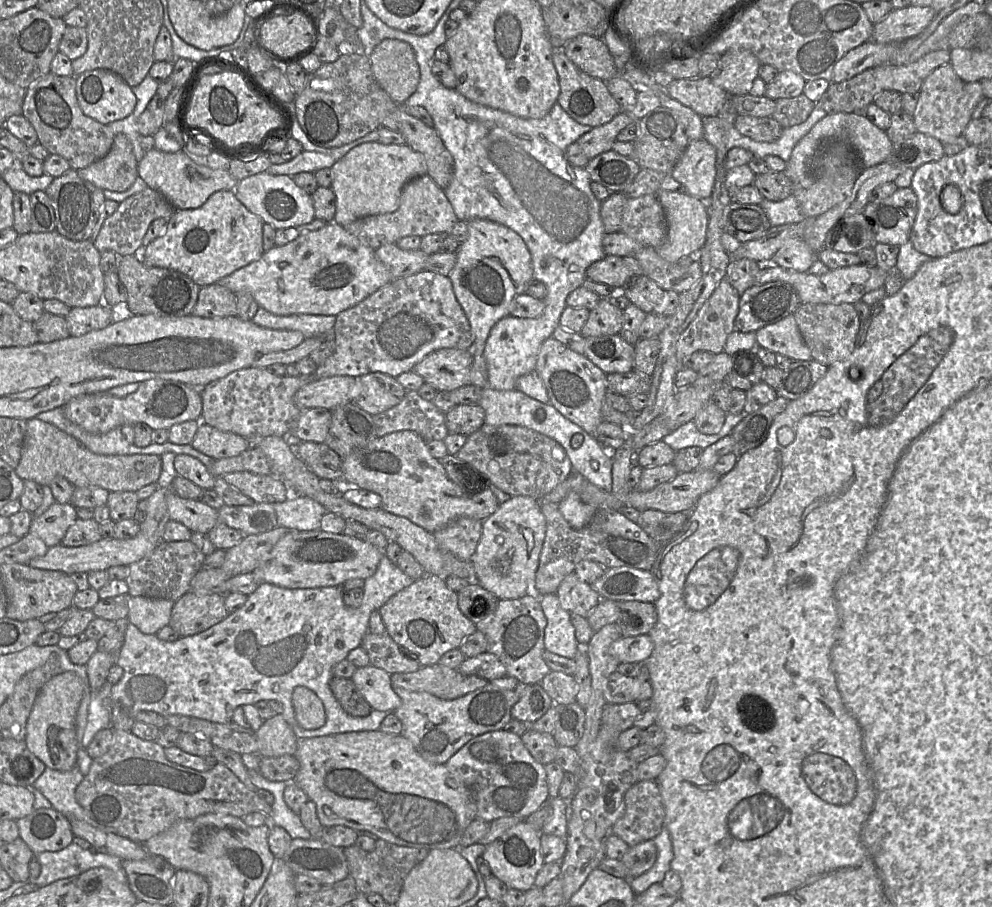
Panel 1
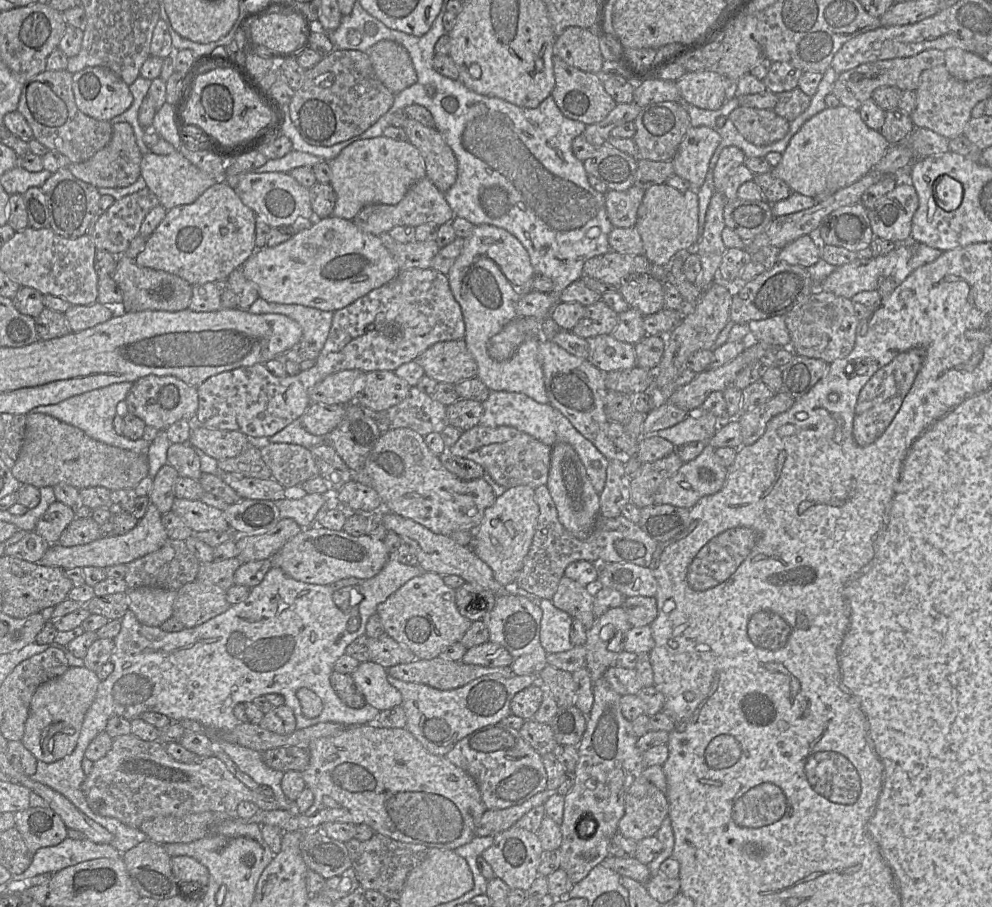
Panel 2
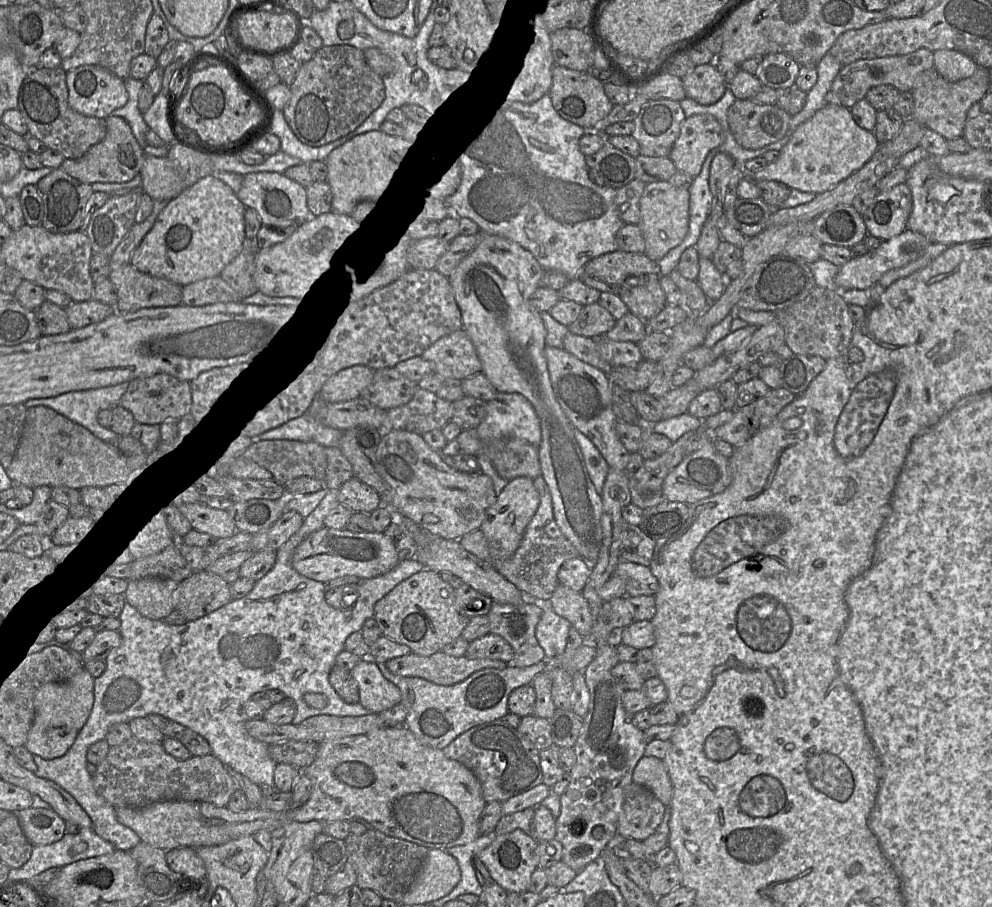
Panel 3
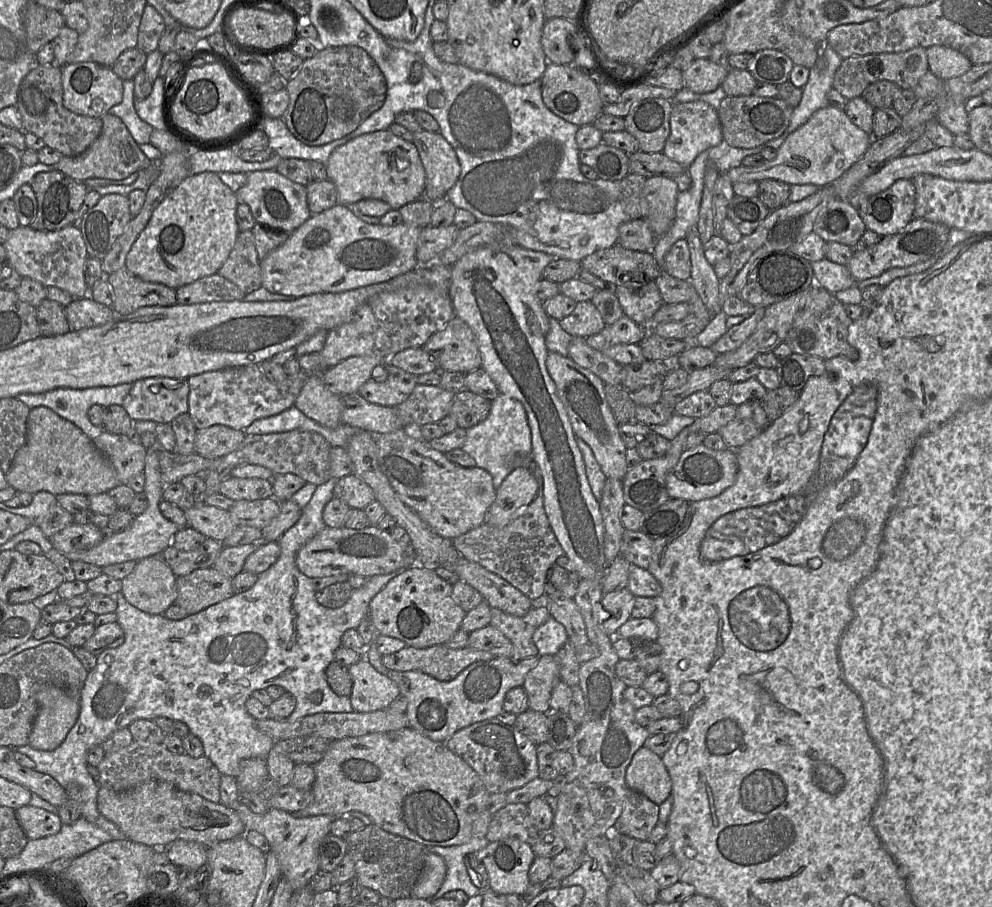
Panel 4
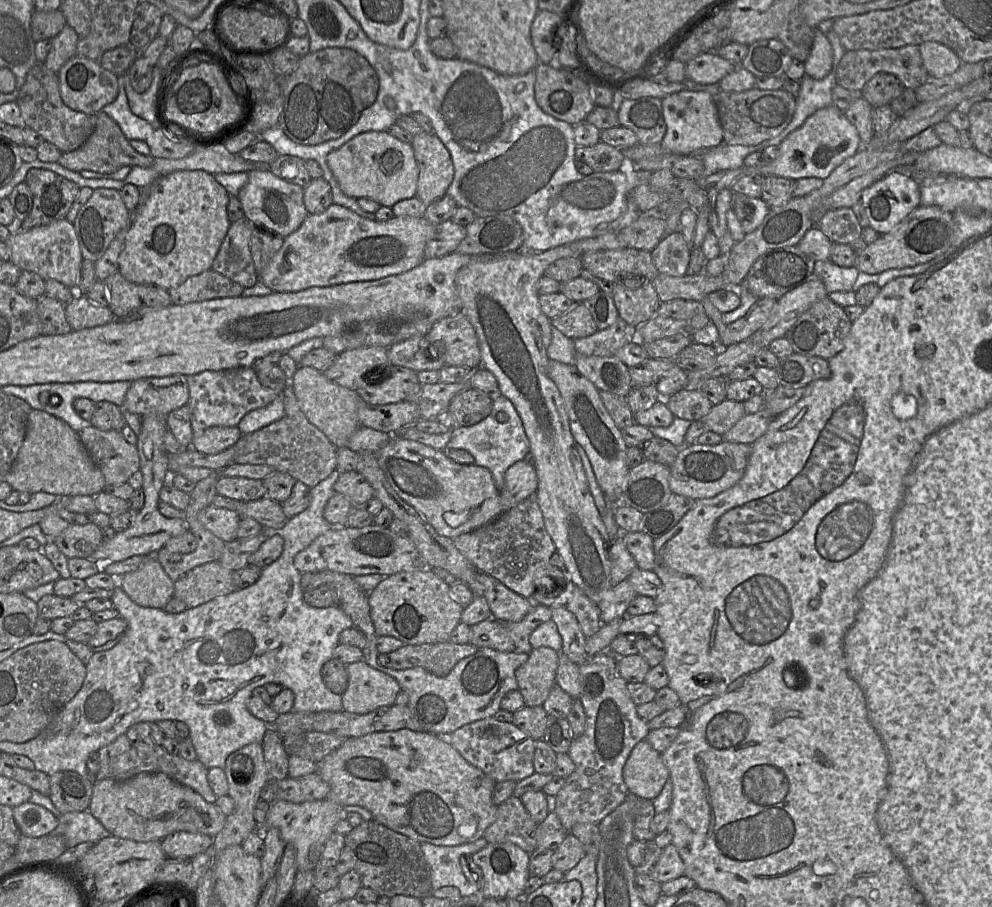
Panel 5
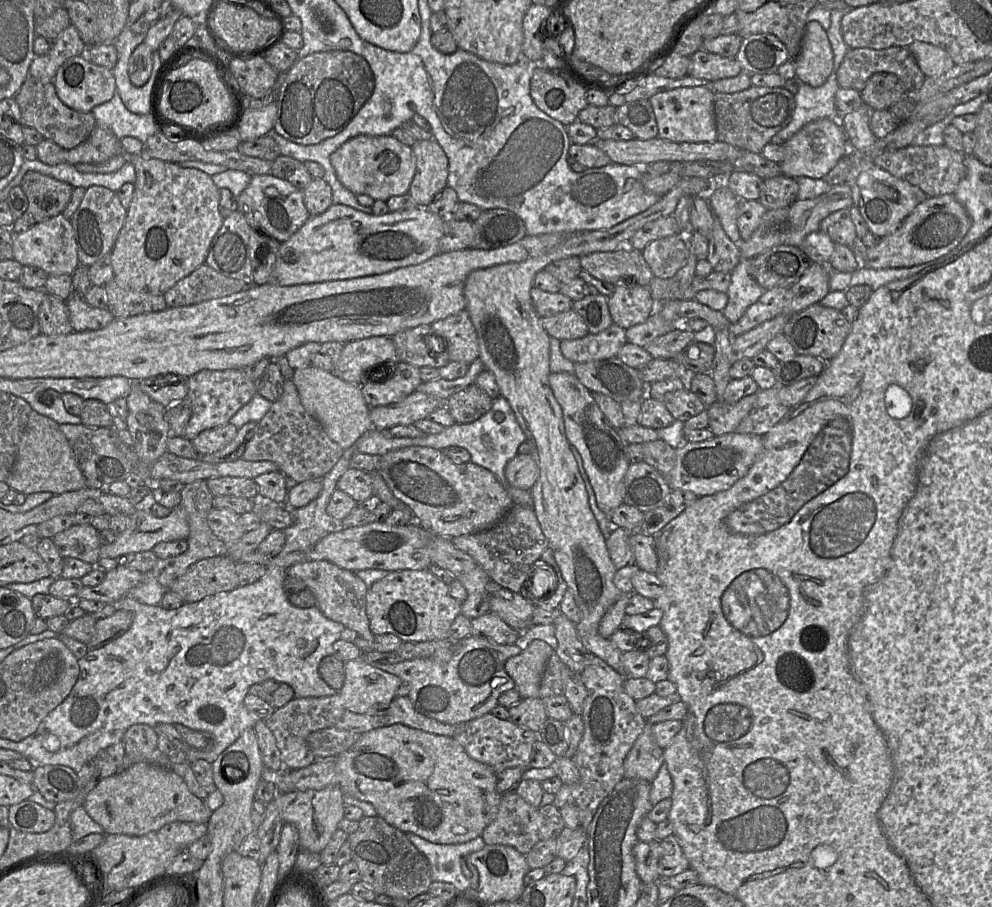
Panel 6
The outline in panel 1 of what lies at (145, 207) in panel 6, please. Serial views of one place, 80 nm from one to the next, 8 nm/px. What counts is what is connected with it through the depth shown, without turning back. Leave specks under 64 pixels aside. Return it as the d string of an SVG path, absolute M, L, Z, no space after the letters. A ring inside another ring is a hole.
M122 133L114 135L108 154L91 165L77 170L78 175L102 190L123 192L136 181L138 162L129 139ZM219 190L195 209L179 209L168 220L165 233L143 249L143 263L178 271L200 287L217 283L234 271L257 261L265 252L263 249L263 221L250 212L236 197L234 191Z

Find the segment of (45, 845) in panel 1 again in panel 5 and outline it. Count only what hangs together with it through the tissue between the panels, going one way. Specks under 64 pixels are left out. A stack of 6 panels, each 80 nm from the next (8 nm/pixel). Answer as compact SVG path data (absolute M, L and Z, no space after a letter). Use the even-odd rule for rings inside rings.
M30 801L13 807L13 817L22 835L30 837L47 835L59 824L58 817Z

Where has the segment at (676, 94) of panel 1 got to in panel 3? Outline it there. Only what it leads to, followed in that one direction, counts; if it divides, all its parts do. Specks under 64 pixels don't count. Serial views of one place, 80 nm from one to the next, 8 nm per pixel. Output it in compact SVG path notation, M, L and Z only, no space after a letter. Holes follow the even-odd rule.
M711 63L695 66L682 78L686 96L701 105L712 105L724 95L727 83Z

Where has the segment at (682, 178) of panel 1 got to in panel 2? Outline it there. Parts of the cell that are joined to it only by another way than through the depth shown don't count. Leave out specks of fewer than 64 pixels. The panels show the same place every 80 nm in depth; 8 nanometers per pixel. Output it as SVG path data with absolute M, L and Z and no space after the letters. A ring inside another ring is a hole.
M691 126L672 159L674 174L699 189L706 178L709 162L721 142L719 133L707 126Z

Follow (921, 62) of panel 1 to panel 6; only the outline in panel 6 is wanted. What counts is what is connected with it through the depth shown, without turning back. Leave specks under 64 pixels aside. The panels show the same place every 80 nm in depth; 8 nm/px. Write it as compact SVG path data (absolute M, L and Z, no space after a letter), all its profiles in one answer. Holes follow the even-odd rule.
M891 46L885 49L850 48L837 70L837 81L842 88L861 92L867 80L877 72L895 74L903 83L907 92L920 89L926 78L908 47Z

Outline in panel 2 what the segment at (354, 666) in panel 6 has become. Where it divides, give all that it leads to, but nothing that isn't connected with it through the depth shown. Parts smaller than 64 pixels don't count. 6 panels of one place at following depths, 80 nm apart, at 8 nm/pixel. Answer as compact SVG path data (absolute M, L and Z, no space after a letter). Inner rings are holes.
M372 660L360 662L351 673L367 704L379 711L401 705L401 693L387 680L387 668Z

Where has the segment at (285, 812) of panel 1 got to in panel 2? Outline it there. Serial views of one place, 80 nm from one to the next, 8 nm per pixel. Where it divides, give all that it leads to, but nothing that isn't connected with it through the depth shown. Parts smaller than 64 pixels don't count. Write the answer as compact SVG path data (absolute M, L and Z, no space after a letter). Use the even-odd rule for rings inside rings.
M232 743L220 744L216 747L227 754L238 768L257 784L270 787L279 809L294 810L293 802L285 796L281 788L283 772L267 766L261 752Z

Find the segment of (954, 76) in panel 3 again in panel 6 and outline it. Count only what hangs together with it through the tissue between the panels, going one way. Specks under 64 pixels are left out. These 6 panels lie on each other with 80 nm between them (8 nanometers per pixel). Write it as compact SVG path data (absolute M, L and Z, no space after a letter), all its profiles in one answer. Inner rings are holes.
M914 41L908 48L926 77L941 75L955 65L947 51L933 44Z

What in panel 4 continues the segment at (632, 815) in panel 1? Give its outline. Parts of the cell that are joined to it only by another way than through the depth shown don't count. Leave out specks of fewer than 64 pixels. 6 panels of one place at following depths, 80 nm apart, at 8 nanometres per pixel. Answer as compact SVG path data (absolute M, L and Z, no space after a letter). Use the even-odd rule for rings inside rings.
M628 790L615 830L637 840L648 840L659 820L659 806L644 795Z

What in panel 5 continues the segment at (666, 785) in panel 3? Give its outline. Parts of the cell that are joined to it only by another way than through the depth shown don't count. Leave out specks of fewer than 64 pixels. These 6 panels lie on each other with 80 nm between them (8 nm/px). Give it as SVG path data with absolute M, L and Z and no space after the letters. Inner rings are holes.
M646 739L632 749L623 768L623 780L630 794L654 800L661 793L670 773L663 758Z

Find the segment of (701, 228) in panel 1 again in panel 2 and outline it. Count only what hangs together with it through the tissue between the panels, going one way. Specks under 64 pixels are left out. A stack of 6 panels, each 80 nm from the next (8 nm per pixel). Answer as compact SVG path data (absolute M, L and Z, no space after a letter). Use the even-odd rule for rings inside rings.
M667 184L645 189L634 226L639 232L645 257L657 267L668 267L673 258L699 240L699 204L695 189L679 191Z

